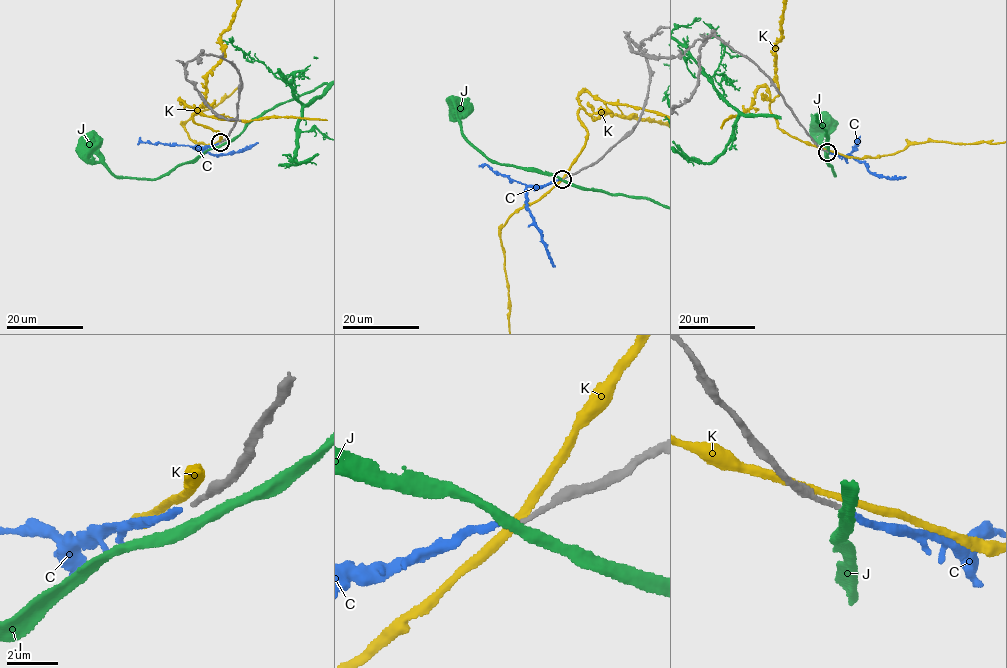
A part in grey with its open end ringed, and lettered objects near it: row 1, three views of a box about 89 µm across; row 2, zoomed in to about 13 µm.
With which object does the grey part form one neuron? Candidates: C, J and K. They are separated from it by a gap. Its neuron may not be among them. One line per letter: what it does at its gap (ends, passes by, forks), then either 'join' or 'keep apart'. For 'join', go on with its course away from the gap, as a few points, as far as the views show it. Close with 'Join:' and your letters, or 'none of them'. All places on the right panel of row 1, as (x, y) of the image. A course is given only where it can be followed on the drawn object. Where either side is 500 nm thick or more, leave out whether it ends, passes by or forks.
C: it ends | join | via (828, 152), (865, 161), (870, 172), (880, 176), (905, 177)
J: it passes by | keep apart
K: it passes by | keep apart
Join: C

